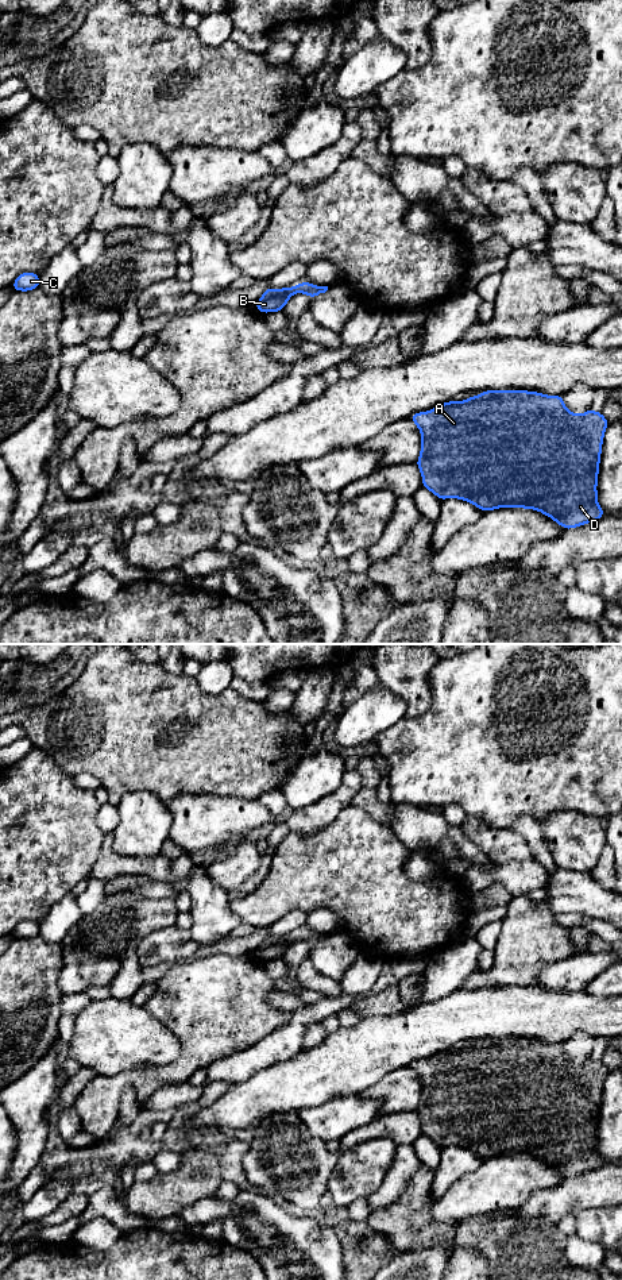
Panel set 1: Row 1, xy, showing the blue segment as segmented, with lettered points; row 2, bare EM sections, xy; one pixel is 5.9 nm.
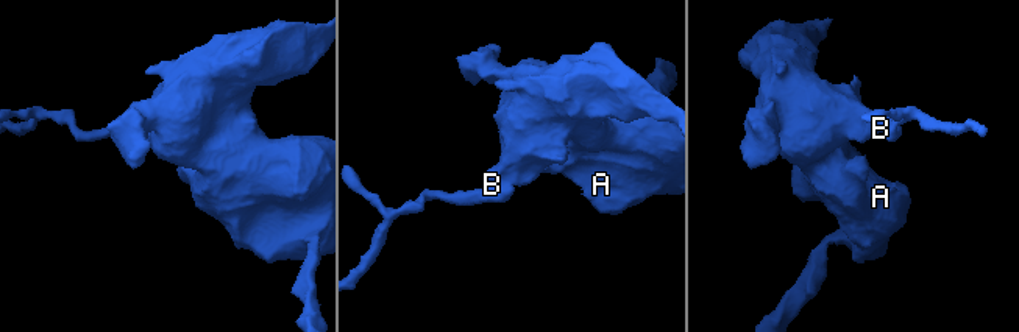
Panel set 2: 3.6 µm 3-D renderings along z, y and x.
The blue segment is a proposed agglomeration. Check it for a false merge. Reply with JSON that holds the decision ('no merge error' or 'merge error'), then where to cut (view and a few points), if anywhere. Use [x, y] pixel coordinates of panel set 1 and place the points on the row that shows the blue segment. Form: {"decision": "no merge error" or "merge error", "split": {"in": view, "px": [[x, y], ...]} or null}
{"decision": "merge error", "split": {"in": "xy", "px": [[296, 286], [286, 296], [286, 303]]}}

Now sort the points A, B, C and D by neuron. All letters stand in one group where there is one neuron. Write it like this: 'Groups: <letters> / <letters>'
Groups: A D / B C

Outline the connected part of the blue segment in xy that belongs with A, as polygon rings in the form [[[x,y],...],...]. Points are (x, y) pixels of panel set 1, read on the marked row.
[[[484,390],[478,396],[409,417],[421,432],[421,451],[416,464],[422,487],[439,500],[459,498],[483,513],[499,508],[534,509],[550,517],[565,531],[600,520],[606,513],[598,504],[598,475],[603,436],[609,427],[602,412],[591,408],[576,415],[564,405],[564,396],[529,390]]]

